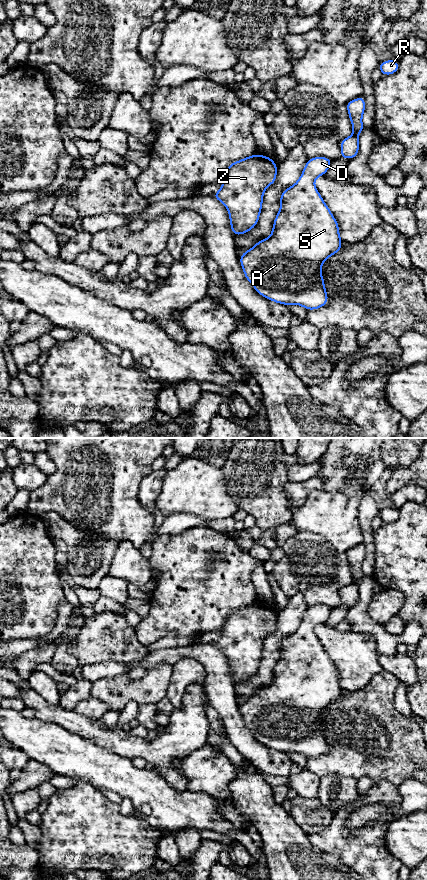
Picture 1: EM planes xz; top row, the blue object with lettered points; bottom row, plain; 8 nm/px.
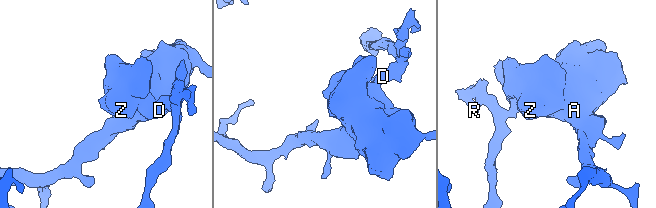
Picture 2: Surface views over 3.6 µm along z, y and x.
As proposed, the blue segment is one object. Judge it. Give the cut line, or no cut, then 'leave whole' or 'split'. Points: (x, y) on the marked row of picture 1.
cut in xz along (352, 134), (357, 137); split

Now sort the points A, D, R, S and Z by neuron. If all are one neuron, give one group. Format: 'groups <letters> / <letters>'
groups A D S Z / R

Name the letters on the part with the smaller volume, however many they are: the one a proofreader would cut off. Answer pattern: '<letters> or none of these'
R

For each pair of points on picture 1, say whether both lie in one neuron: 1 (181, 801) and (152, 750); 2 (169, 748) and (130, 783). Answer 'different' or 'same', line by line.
1: different
2: different

